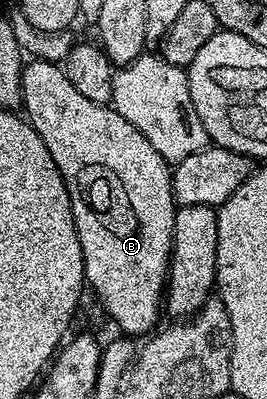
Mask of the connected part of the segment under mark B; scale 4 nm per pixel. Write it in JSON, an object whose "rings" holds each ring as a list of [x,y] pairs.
{"rings":[[[30,59],[22,67],[21,103],[29,124],[39,134],[39,138],[43,138],[43,146],[47,146],[47,150],[51,150],[51,158],[55,158],[55,166],[59,166],[59,174],[63,174],[65,179],[79,246],[83,250],[86,285],[91,292],[93,288],[94,294],[101,299],[106,314],[125,331],[122,333],[126,337],[138,338],[137,336],[144,337],[146,334],[152,333],[158,327],[157,315],[162,315],[163,312],[163,297],[167,291],[169,278],[169,260],[173,256],[173,219],[177,208],[173,198],[173,173],[169,161],[159,154],[159,150],[155,150],[155,146],[151,146],[151,142],[147,142],[147,138],[143,134],[139,134],[139,130],[135,126],[131,126],[131,122],[127,122],[127,118],[123,118],[123,114],[116,112],[109,104],[96,104],[91,102],[91,98],[83,98],[83,94],[79,94],[79,90],[75,90],[75,86],[71,86],[64,71],[50,60]]]}

